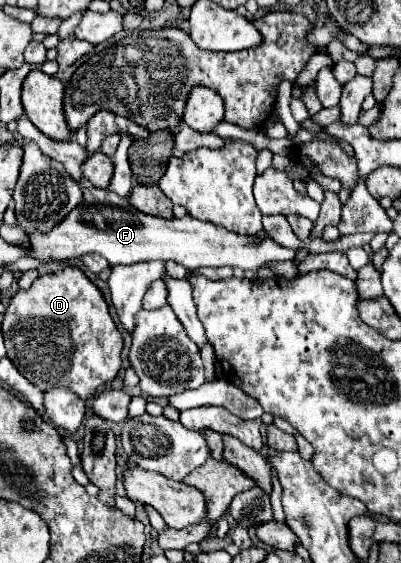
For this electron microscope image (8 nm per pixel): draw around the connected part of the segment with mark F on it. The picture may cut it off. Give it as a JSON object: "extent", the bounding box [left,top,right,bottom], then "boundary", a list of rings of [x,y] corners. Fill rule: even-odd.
{"extent":[30,184,296,272],"boundary":[[[84,184],[84,202],[74,208],[58,224],[58,228],[52,228],[46,236],[30,236],[32,244],[32,256],[38,260],[70,260],[70,258],[82,258],[84,254],[100,254],[104,256],[112,266],[116,264],[134,264],[134,262],[146,262],[146,260],[174,260],[188,270],[196,268],[242,268],[256,272],[258,268],[274,262],[286,262],[294,259],[296,250],[284,248],[272,238],[258,238],[258,236],[244,236],[226,230],[224,226],[216,226],[214,222],[198,220],[190,214],[184,218],[160,218],[150,216],[140,210],[136,210],[126,198],[102,190],[96,186]]]}

